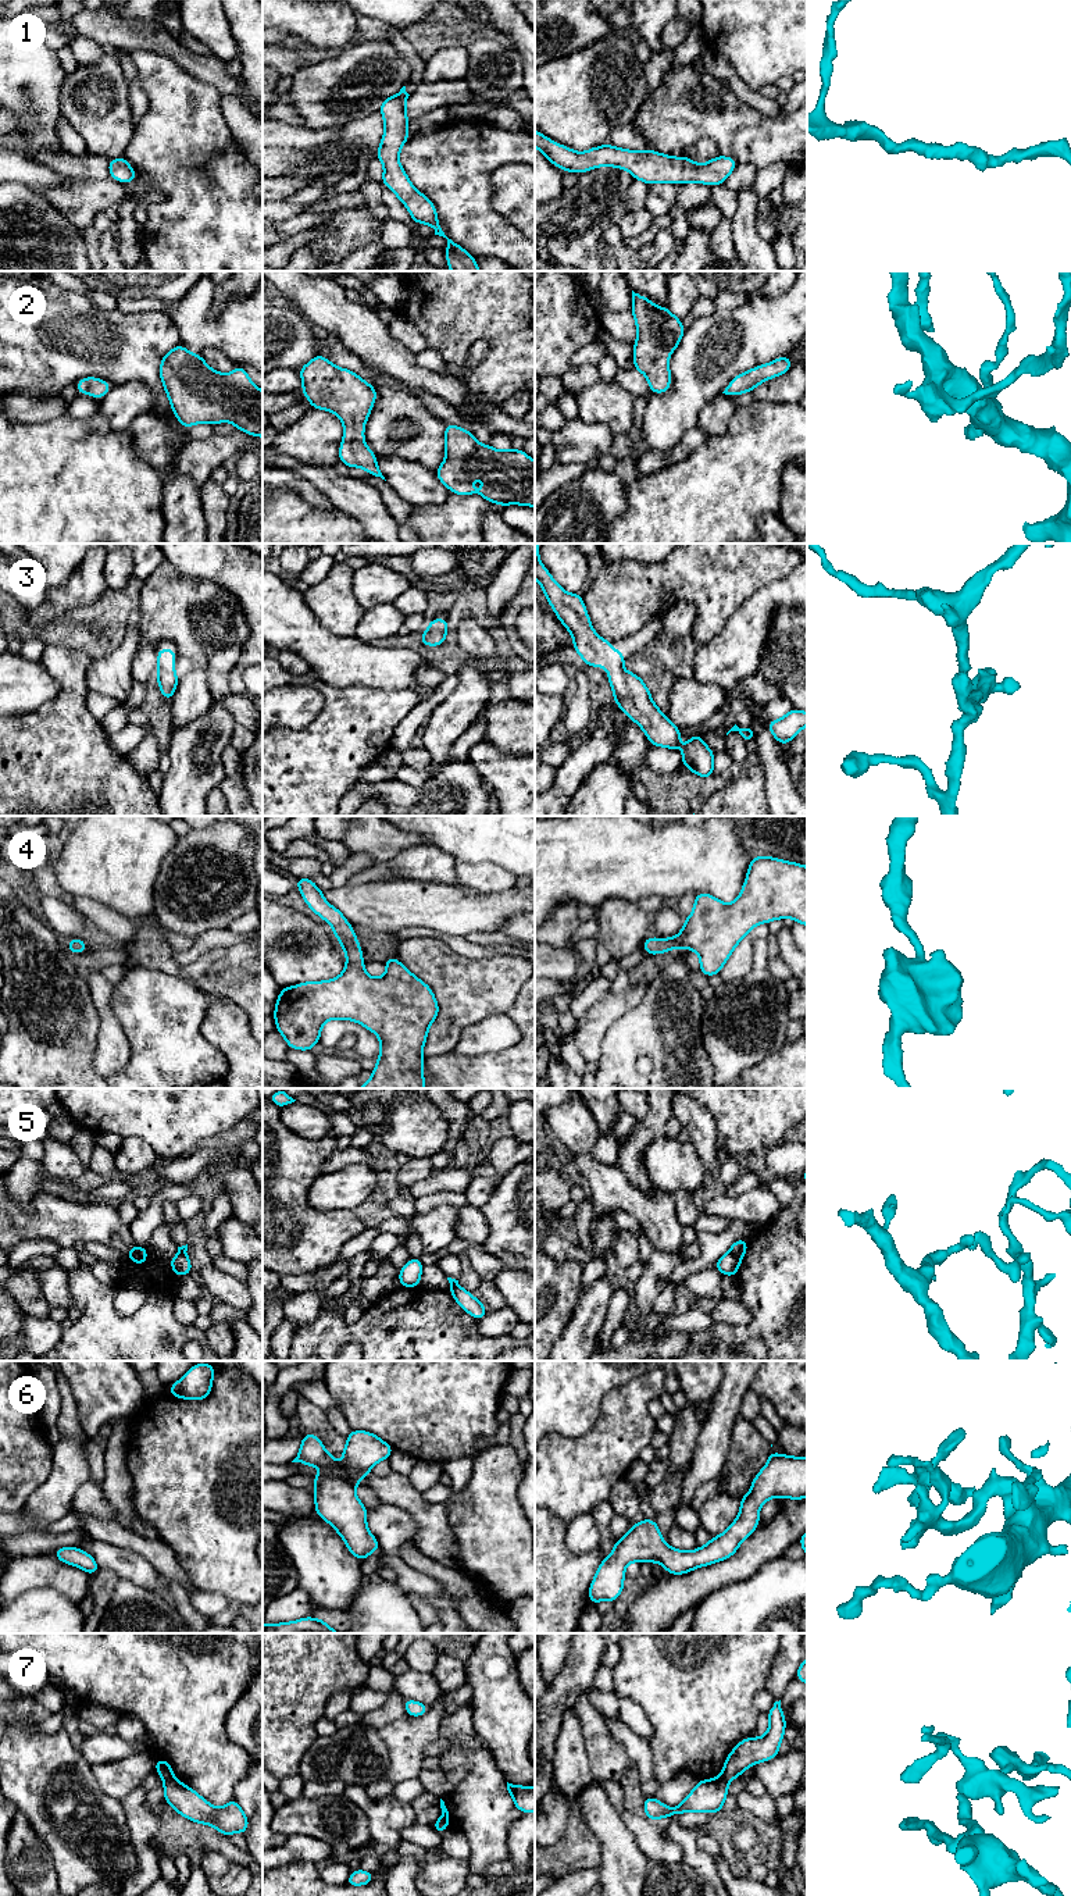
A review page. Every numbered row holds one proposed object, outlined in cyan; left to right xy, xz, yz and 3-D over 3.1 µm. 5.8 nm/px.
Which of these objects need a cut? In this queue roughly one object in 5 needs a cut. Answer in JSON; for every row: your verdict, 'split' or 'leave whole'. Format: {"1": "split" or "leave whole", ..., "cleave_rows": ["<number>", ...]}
{"1": "leave whole", "2": "leave whole", "3": "leave whole", "4": "leave whole", "5": "split", "6": "leave whole", "7": "split", "cleave_rows": ["5", "7"]}

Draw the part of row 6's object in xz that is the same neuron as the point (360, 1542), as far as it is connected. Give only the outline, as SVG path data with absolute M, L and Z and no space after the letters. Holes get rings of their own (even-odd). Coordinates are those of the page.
M351 1430L346 1440L340 1453L344 1461L338 1462L317 1435L303 1435L300 1451L292 1462L325 1471L311 1476L315 1483L315 1512L333 1526L349 1551L364 1561L381 1546L367 1528L367 1508L356 1496L356 1485L364 1480L376 1462L389 1460L395 1448L364 1430Z

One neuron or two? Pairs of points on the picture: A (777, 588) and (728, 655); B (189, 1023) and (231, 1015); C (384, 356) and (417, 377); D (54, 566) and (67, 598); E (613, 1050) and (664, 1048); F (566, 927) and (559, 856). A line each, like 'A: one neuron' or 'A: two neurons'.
A: one neuron
B: two neurons
C: one neuron
D: two neurons
E: one neuron
F: two neurons

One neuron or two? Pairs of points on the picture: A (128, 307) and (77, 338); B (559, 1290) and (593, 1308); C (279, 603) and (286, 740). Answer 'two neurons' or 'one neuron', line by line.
A: two neurons
B: two neurons
C: two neurons

